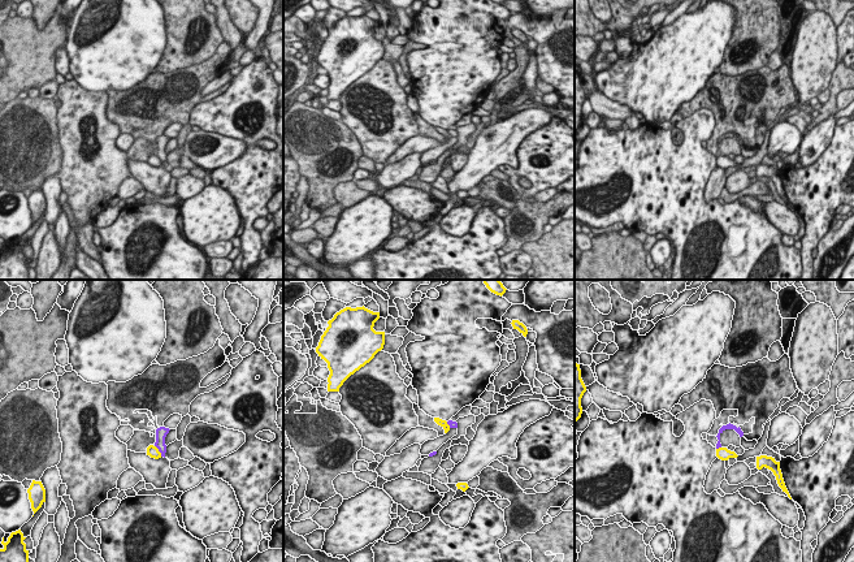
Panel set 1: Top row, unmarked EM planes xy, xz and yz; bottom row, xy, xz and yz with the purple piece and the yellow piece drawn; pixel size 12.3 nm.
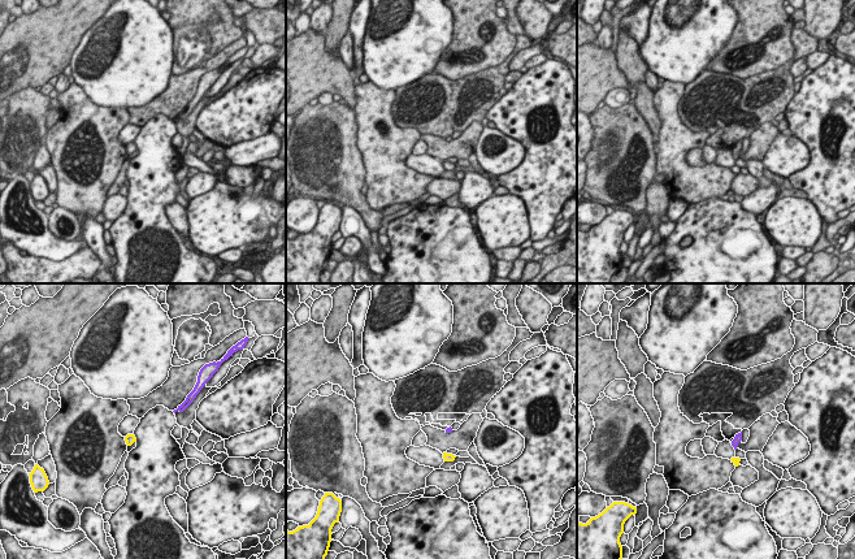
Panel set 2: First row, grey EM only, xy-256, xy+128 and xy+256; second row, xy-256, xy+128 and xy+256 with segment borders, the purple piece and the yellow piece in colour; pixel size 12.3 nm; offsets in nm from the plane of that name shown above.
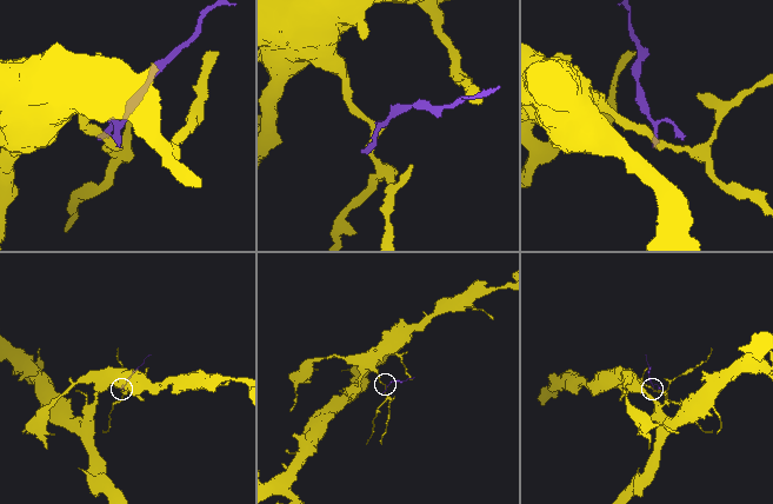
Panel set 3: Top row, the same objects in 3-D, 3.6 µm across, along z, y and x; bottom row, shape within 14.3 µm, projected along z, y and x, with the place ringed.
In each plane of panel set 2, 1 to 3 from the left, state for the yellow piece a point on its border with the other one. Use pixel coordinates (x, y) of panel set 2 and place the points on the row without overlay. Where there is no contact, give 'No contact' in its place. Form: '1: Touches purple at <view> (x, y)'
1: No contact
2: No contact
3: No contact.

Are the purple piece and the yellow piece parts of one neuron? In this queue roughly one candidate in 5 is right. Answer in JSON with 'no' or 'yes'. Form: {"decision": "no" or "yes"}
{"decision": "no"}

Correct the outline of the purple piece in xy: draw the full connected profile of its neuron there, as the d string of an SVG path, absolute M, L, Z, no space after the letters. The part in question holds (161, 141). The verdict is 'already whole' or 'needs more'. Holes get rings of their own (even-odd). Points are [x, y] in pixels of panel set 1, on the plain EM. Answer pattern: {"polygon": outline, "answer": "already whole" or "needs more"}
{"polygon": "M165 135L156 138L155 155L161 161L159 168L151 167L147 161L135 161L127 159L130 176L143 185L146 193L152 193L156 198L168 198L166 191L172 177L170 169L165 165L165 146L169 139L170 138Z", "answer": "needs more"}

